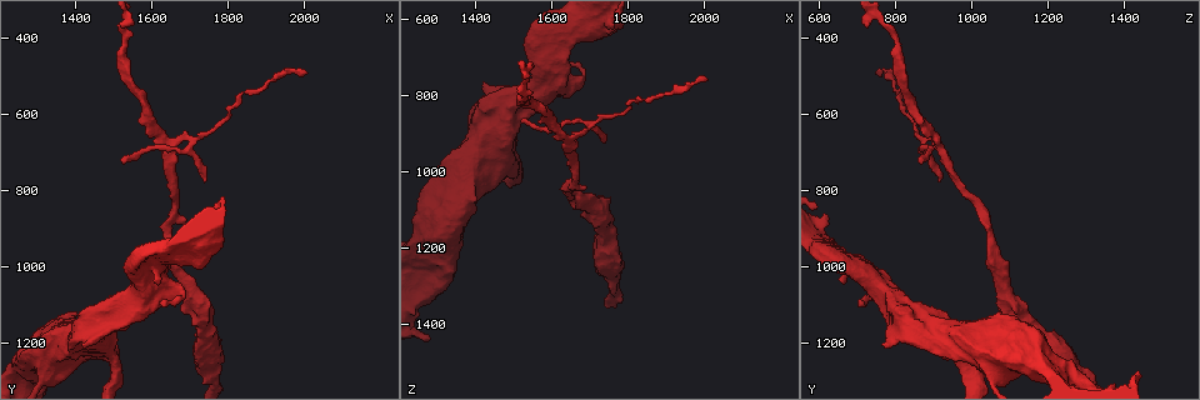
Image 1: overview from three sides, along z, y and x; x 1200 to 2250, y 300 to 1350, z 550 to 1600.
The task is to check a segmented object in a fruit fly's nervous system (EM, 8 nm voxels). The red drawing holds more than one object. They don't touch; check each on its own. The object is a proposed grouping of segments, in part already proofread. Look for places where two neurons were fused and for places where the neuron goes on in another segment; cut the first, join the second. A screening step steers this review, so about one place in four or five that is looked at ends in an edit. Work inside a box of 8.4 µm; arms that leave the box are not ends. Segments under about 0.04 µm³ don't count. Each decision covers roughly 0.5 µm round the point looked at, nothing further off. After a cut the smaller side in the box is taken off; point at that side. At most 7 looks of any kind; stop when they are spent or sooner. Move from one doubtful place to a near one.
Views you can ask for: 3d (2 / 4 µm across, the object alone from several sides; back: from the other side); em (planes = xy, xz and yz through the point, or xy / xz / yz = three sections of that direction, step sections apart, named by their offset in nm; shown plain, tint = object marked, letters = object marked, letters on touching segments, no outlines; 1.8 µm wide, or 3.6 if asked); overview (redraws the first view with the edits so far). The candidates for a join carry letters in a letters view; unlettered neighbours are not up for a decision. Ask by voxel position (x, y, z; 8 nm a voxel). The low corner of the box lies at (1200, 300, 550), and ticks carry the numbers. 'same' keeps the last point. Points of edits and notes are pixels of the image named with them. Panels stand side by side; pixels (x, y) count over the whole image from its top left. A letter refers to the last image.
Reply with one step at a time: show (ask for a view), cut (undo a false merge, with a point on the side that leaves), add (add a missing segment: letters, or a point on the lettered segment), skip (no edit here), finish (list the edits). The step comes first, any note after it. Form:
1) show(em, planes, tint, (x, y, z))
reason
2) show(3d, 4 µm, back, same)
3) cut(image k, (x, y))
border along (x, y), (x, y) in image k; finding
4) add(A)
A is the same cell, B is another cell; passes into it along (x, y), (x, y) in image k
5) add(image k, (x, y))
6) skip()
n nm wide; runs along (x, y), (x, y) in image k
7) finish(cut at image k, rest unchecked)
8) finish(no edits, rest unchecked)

show(em, yz, step 16, tint, (1270, 1285, 1435))
thick end

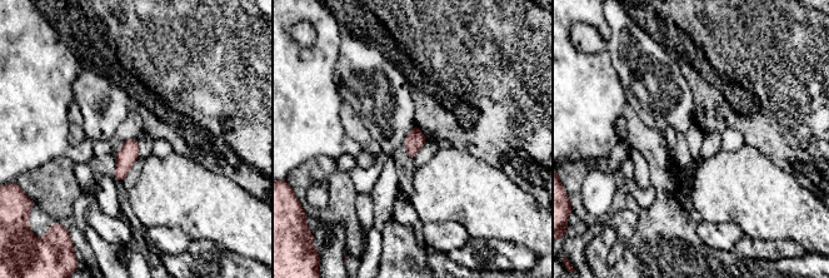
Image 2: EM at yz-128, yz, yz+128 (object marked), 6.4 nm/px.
show(em, planes, letters, same)
cut it another way

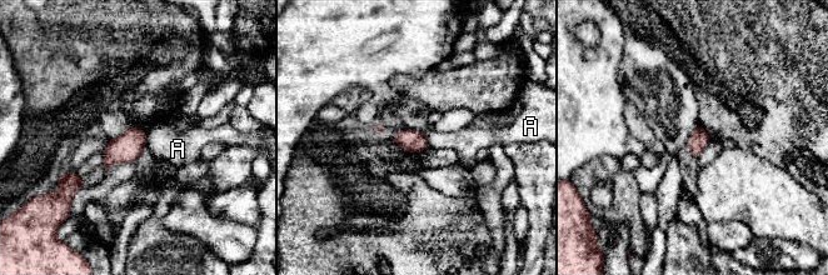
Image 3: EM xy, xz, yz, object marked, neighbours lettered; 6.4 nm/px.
skip()
A is another cell; border along (148, 133), (145, 144) in image 3; none of them fits

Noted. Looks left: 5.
show(3d, 2 µm, (1425, 1205, 765))
stops while still wide

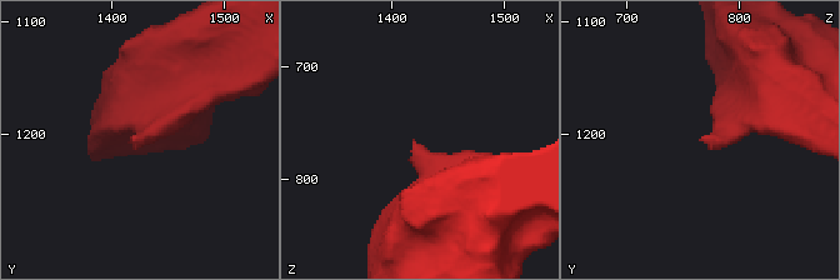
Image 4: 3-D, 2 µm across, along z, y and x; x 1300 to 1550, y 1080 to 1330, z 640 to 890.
show(em, planes, plain, (1416, 1208, 770))
need the tissue

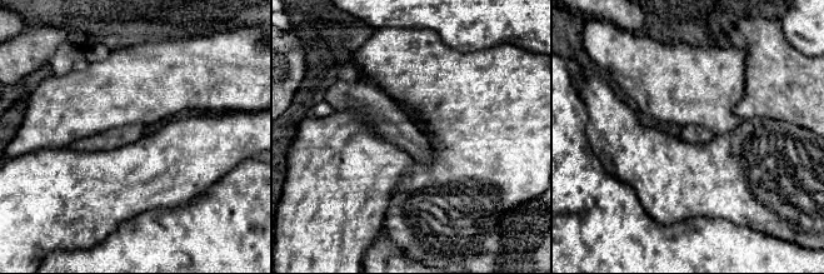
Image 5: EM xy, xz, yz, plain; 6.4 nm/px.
show(em, planes, letters, same)

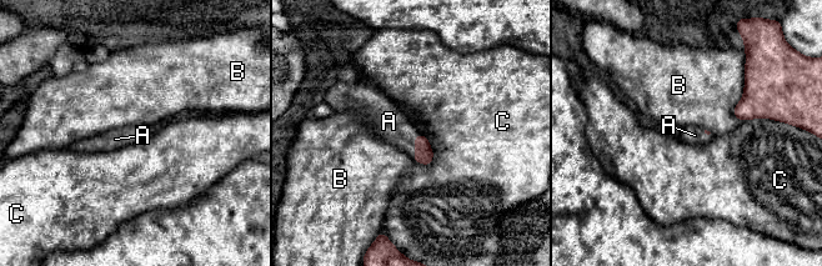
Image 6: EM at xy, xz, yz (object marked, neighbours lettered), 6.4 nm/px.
add(A)
A is the same cell, B and C are other cells; passes into it along (424, 154), (415, 144), (389, 121) in image 6; it goes on there

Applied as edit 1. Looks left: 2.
finish(add at image 6, rest unchecked)

